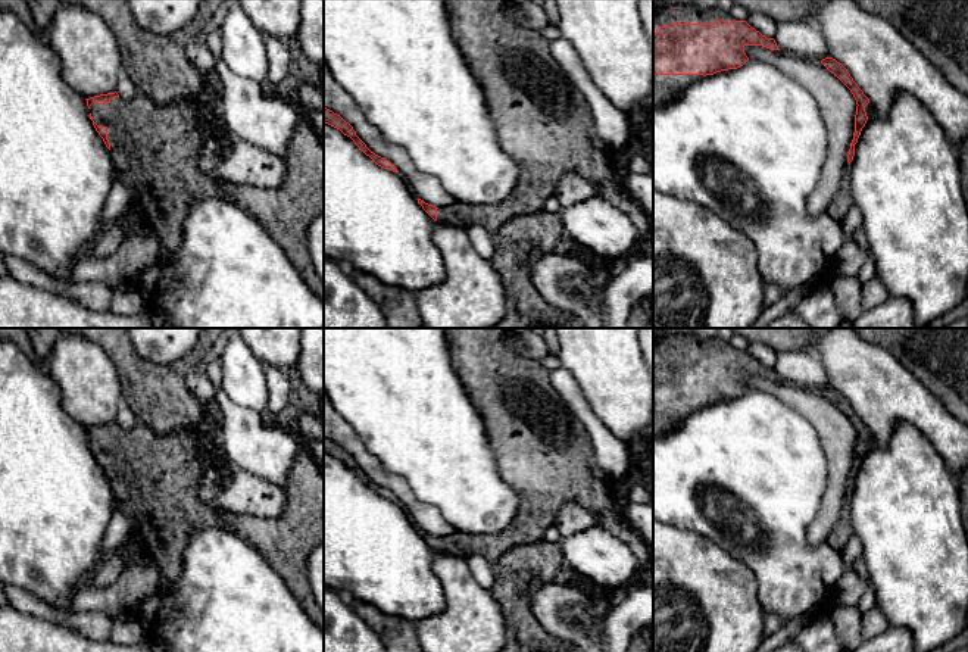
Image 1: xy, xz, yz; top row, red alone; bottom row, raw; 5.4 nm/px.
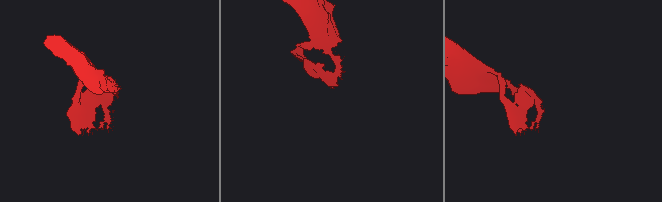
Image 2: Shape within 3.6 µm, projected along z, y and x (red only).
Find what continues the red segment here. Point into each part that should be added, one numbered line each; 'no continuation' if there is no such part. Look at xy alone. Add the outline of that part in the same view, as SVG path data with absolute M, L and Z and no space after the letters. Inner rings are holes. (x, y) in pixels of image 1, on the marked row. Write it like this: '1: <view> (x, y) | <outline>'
1: xy (155, 147) | M138 91L131 100L115 97L107 104L93 103L90 113L99 127L107 128L115 181L125 183L132 191L129 208L137 213L143 227L159 237L168 252L175 252L181 244L182 221L188 213L190 200L222 197L262 225L285 252L307 287L324 302L324 281L316 274L307 249L307 230L312 221L324 212L324 141L307 121L302 121L290 138L285 155L287 174L282 184L277 188L265 188L219 181L200 171L197 159L212 135L204 130L206 118L193 100L156 104L150 97Z

